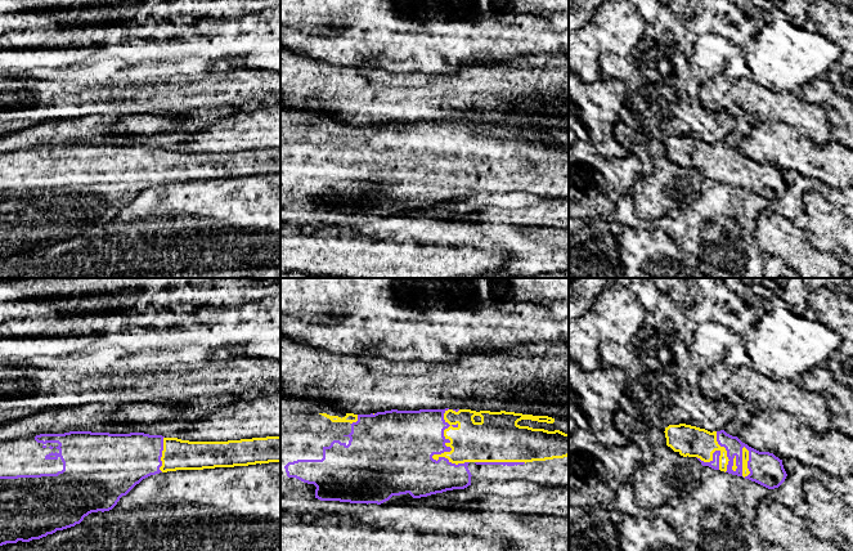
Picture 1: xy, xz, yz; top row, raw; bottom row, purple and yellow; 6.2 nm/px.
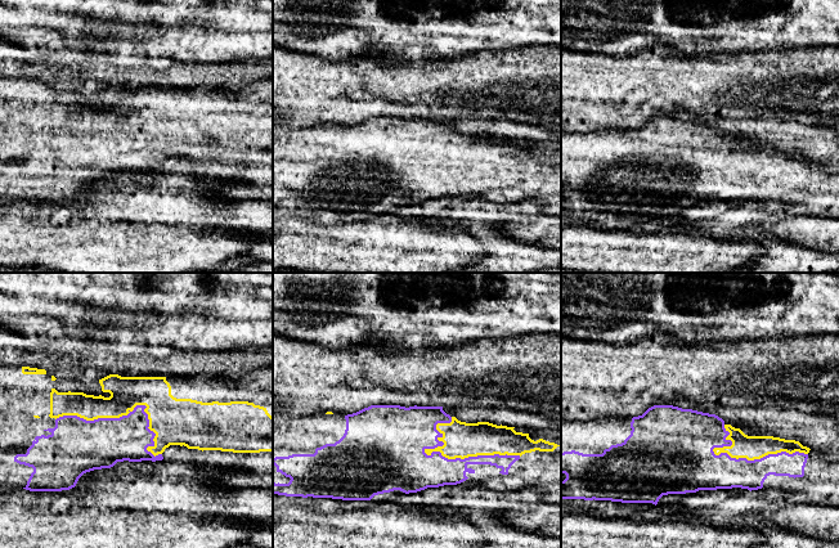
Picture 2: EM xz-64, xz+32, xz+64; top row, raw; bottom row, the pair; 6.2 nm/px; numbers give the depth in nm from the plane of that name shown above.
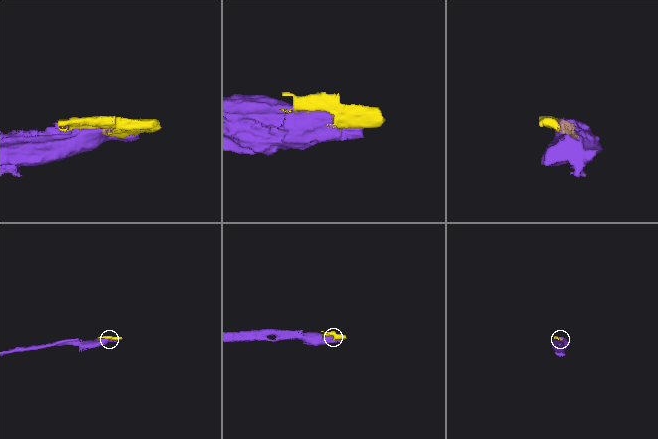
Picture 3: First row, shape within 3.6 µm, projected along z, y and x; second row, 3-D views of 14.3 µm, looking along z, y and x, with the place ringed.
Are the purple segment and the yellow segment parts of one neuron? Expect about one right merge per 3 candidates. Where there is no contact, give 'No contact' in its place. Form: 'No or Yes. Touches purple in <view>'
Yes. Touches purple in xz

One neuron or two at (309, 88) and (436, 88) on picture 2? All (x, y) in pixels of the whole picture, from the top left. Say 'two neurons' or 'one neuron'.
one neuron

